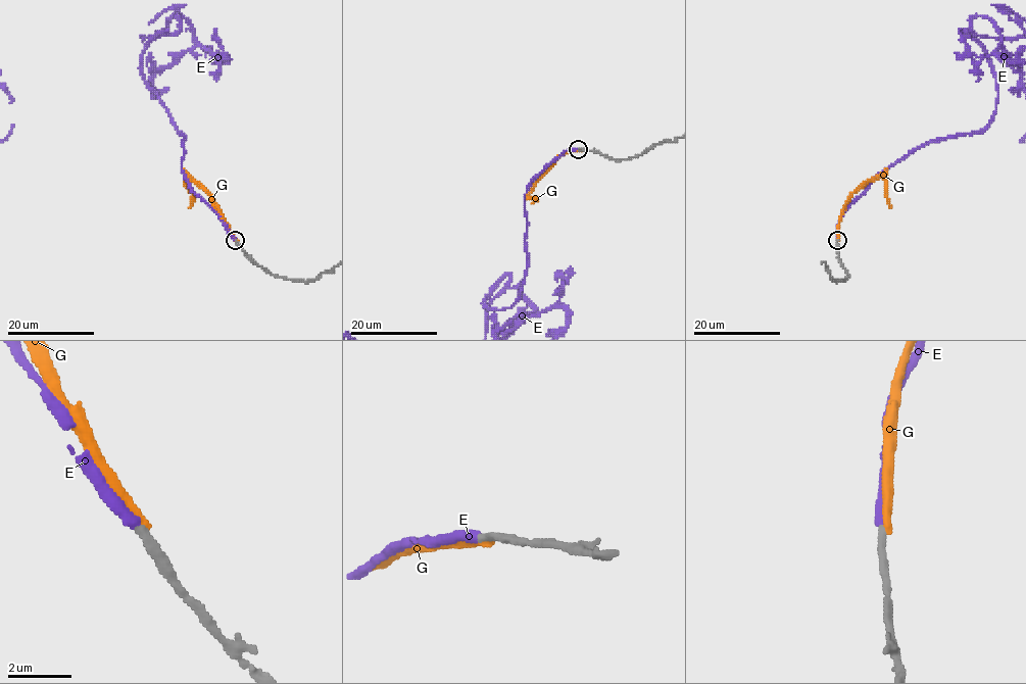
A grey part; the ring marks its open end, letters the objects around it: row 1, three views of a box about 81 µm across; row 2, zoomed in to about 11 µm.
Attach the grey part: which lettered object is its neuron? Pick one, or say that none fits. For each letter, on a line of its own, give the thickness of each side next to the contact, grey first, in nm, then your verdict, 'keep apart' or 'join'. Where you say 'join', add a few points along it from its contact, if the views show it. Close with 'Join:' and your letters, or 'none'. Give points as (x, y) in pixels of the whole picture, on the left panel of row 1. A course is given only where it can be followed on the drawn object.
E: 280/340 nm | join
G: 280/320 nm | keep apart
Join: E

